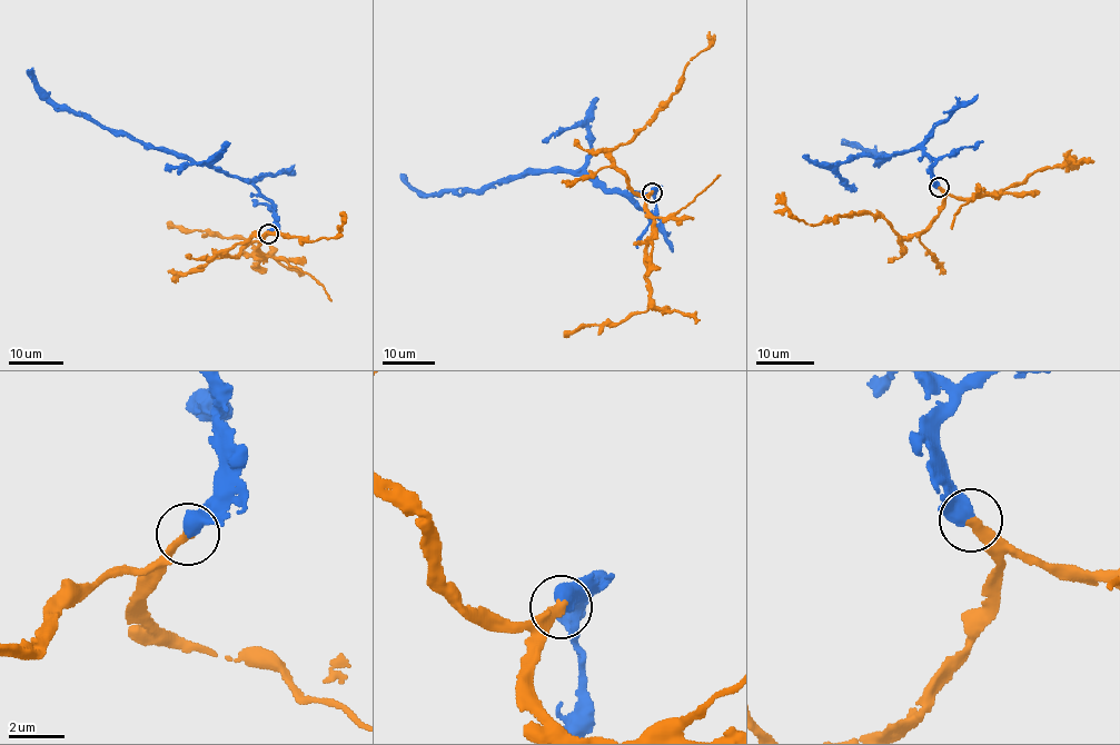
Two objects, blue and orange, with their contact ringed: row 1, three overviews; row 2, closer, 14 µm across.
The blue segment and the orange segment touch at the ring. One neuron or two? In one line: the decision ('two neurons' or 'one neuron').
one neuron

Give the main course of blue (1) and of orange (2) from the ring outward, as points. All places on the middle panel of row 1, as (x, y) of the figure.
1: (652, 191), (602, 188), (583, 176), (553, 170), (508, 177), (461, 194), (424, 194), (399, 174)
2: (652, 191), (634, 192), (610, 152), (650, 120), (681, 83), (690, 60), (712, 39)

